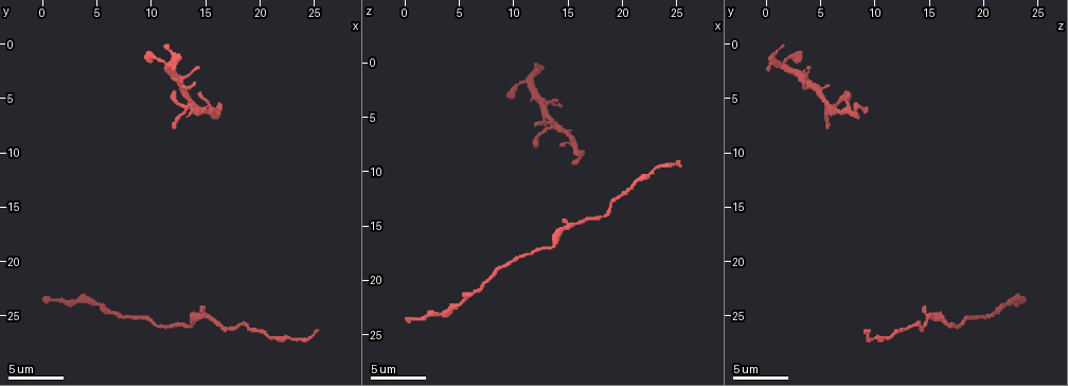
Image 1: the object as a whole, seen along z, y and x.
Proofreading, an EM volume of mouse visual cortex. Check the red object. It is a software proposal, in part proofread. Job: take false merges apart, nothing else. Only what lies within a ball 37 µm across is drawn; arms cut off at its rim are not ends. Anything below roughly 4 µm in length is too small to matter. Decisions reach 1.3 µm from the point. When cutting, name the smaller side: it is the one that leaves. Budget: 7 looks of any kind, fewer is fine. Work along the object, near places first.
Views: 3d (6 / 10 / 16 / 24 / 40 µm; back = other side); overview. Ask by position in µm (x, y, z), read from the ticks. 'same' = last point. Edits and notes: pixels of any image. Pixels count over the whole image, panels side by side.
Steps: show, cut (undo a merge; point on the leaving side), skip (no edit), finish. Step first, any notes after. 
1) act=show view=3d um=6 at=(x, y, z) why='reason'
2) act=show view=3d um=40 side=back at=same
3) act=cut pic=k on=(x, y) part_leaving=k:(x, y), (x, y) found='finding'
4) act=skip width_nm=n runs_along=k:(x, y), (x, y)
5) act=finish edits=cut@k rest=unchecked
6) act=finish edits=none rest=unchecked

act=show view=3d um=10 at=(7.0, 25.0, 21.0) why='thick turns thin'

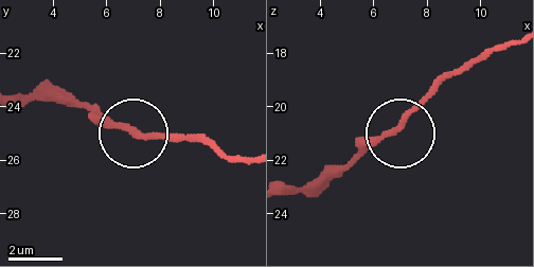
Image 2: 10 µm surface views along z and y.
act=skip runs_along=2:(244, 159), (189, 139), (113, 127), (75, 100) found='all the same cell'

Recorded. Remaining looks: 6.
act=show view=3d um=10 at=(14.8, 24.4, 14.6)

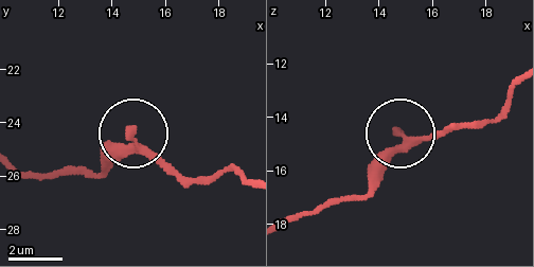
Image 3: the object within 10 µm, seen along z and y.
act=skip runs_along=3:(403, 131), (373, 182) found='all the same cell'

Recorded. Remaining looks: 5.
act=show view=3d um=10 at=(15.8, 6.6, 8.4) why='a narrow waist'

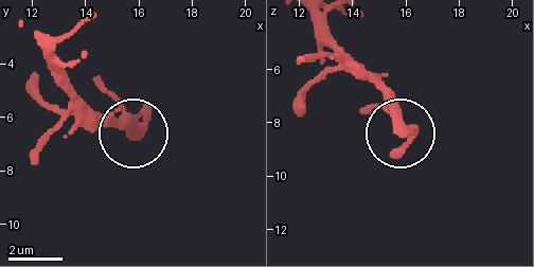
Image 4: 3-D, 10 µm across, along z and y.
act=skip found='one cell here'

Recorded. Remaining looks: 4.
act=finish edits=none rest=unchecked

